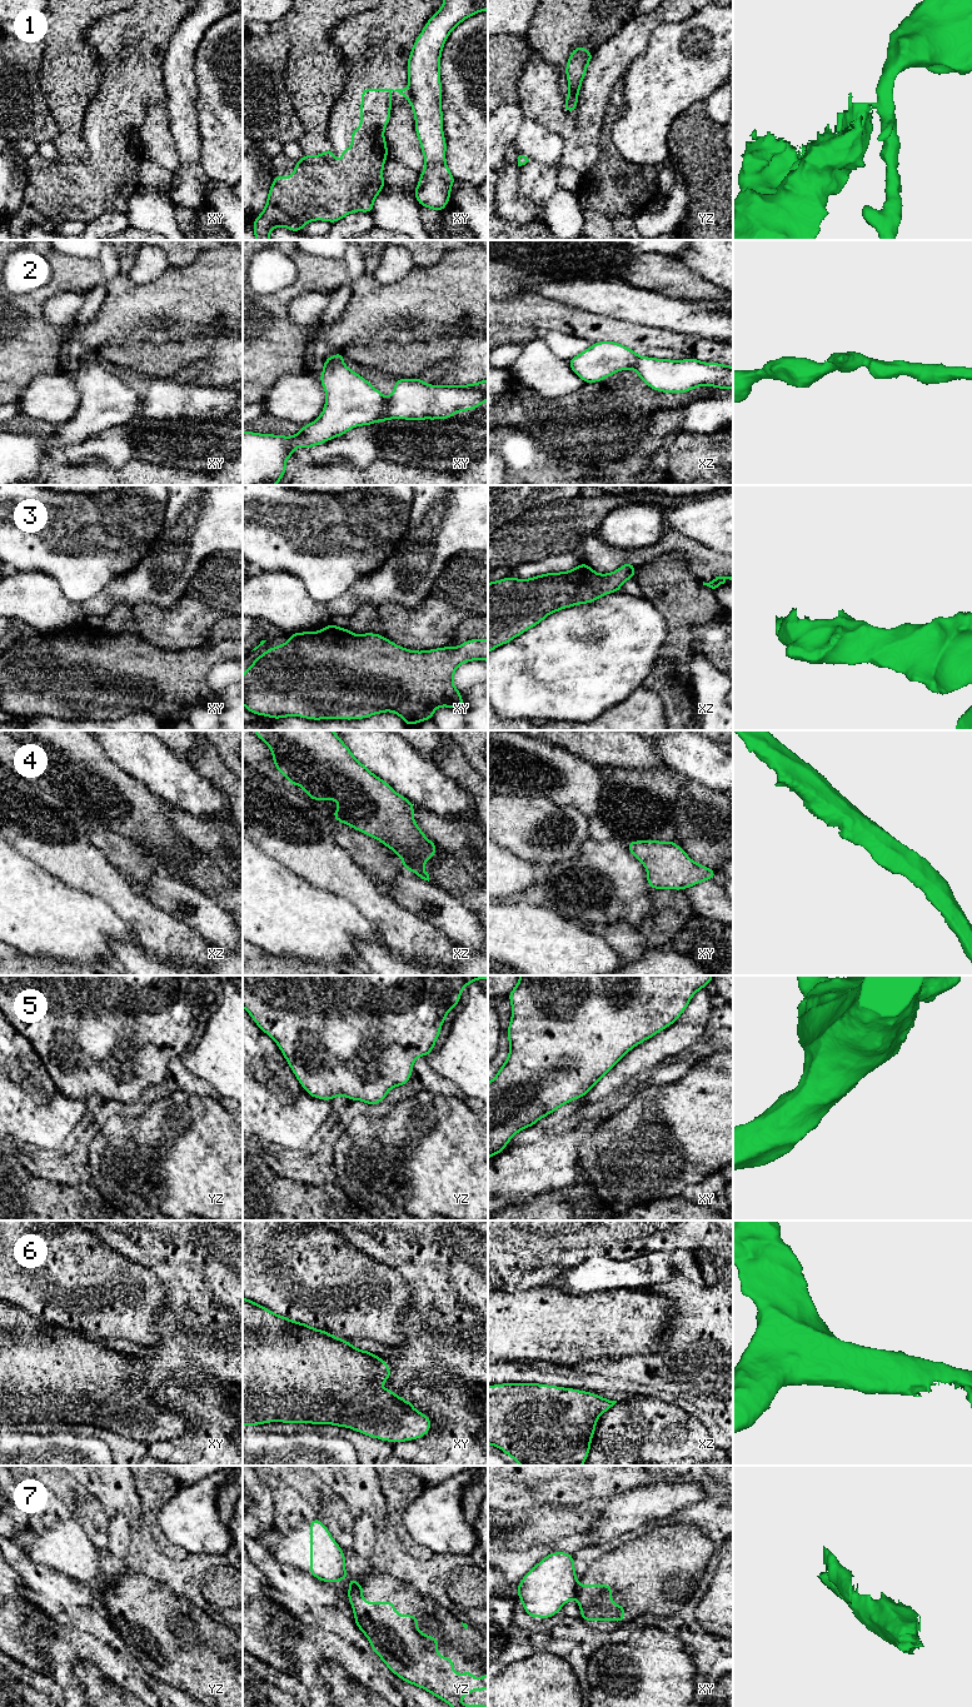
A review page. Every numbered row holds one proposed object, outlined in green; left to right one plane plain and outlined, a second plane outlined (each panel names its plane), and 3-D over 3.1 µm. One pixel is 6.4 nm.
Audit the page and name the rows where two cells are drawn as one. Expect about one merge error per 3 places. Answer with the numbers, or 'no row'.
1, 7

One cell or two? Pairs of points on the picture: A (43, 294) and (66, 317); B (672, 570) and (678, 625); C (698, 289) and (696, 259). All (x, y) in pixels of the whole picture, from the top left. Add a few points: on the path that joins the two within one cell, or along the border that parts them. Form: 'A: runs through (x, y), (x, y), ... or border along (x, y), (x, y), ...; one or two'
A: border along (76, 292), (45, 302), (51, 327); two
B: runs through (672, 584), (672, 588), (678, 594), (678, 612); one
C: border along (673, 255), (691, 270), (719, 288); two

